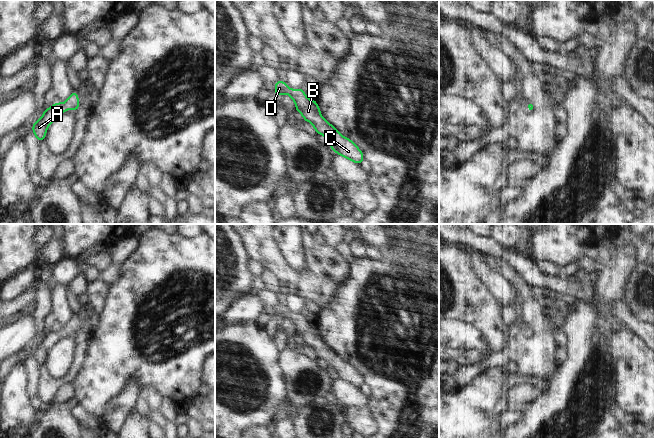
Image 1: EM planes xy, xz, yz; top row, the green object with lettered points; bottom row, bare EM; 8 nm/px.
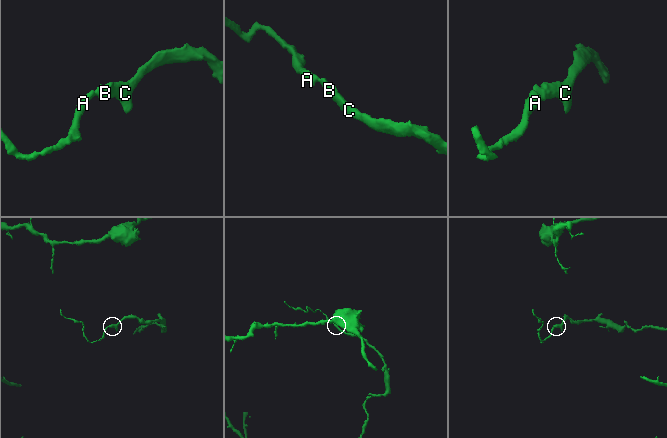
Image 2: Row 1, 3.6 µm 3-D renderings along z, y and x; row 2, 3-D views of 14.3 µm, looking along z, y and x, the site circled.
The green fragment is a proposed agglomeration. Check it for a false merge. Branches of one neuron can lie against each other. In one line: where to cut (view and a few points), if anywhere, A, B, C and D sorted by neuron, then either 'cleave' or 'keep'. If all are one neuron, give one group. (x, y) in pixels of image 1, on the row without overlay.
no cut | A B C D | keep

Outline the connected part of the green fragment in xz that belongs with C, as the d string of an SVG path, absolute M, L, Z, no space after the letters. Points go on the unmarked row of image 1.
M284 305L275 307L275 319L288 318L296 329L296 335L302 338L304 345L310 346L315 355L326 361L328 369L335 377L360 388L364 382L362 375L350 363L342 360L320 338L320 332L315 324L304 318L304 313L289 313Z

